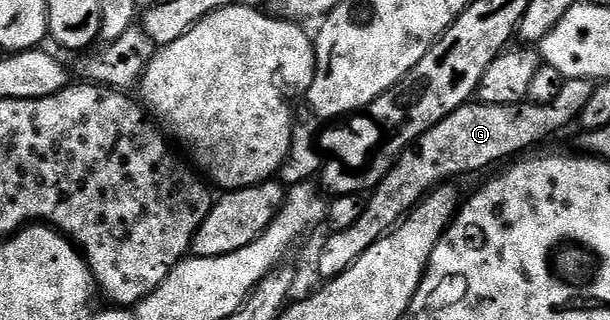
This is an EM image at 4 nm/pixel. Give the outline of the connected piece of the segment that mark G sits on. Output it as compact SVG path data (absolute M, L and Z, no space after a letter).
M566 79L563 88L559 88L559 96L555 96L555 100L547 100L547 104L535 104L528 100L511 106L466 104L455 112L451 112L443 120L439 120L439 124L432 126L422 138L417 139L402 153L393 167L382 176L381 183L373 187L371 193L364 199L359 220L355 220L351 228L334 230L328 235L330 238L322 244L321 251L317 254L317 270L322 274L322 279L337 278L344 270L351 268L351 264L355 264L355 260L363 256L368 246L385 237L426 194L453 180L456 174L473 174L476 170L487 169L492 162L504 163L514 156L524 155L532 151L529 150L532 146L537 146L544 138L551 137L556 130L561 130L572 122L574 125L580 119L593 87L594 83L587 79Z

